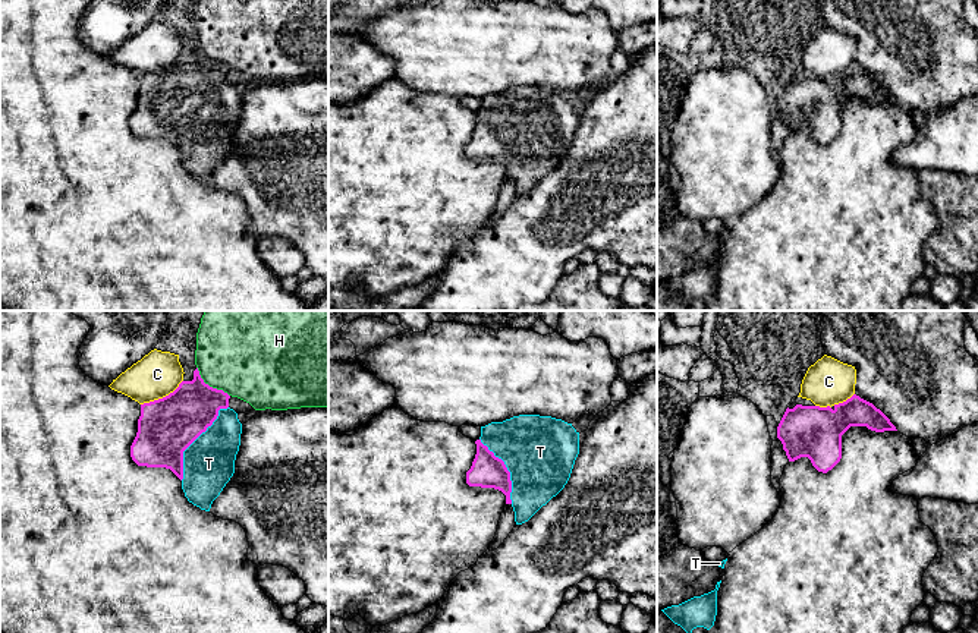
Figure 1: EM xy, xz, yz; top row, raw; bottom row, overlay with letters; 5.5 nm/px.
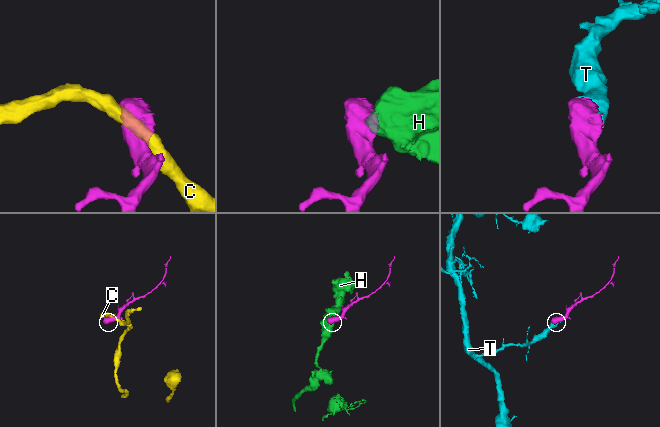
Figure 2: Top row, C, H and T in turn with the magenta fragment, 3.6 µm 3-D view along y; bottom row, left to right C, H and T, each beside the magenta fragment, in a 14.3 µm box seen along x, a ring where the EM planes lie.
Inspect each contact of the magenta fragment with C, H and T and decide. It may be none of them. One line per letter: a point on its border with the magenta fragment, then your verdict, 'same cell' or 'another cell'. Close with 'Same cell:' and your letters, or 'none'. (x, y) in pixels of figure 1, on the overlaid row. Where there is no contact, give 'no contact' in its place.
C: contact xy (163, 397); another cell
H: contact xy (208, 386); another cell
T: contact xy (194, 440); same cell
Same cell: T

